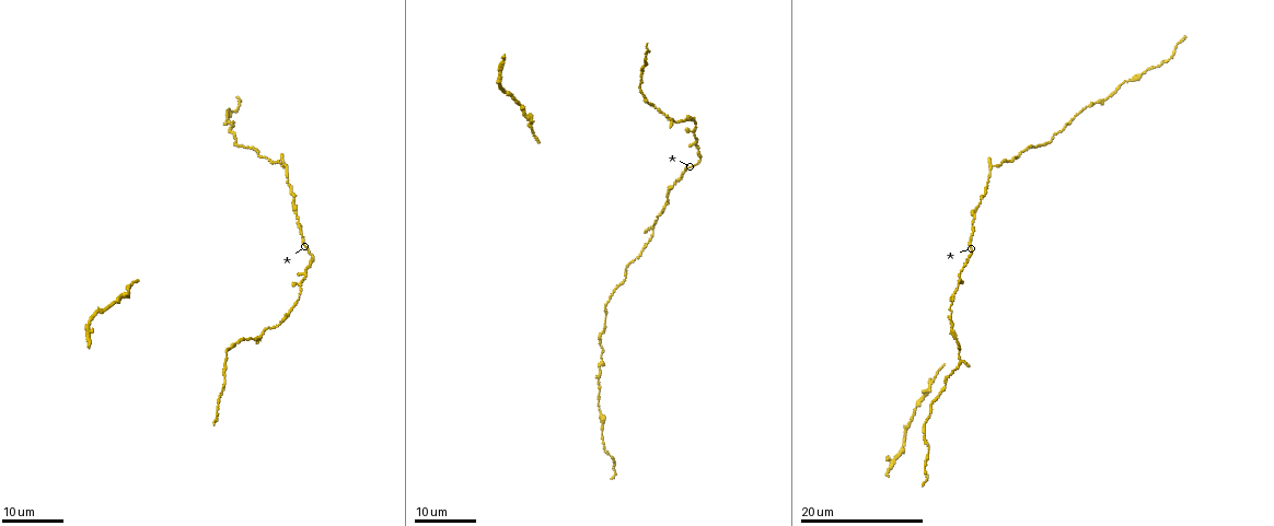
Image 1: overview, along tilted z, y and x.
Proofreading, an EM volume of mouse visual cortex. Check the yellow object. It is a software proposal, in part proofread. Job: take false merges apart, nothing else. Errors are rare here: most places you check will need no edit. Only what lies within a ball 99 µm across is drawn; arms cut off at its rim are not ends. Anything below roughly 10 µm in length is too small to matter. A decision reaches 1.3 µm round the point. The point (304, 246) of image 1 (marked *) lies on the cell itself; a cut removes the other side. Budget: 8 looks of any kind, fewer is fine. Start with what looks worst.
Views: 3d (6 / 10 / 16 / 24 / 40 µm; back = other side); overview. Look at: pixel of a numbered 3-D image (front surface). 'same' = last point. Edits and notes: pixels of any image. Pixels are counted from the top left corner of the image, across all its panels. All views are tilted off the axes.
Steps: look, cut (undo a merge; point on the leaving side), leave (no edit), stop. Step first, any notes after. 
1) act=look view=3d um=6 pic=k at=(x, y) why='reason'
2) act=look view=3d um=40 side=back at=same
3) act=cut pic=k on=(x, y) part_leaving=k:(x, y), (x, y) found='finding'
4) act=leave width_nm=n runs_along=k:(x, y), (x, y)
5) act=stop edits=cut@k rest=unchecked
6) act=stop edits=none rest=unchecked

act=look view=3d um=24 pic=1 at=(696, 130) why='side arm on a straight run'

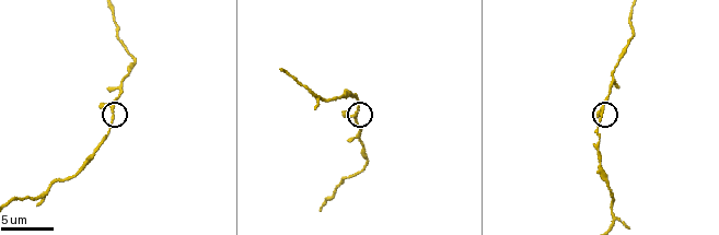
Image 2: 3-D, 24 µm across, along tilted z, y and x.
act=look view=3d um=10 pic=2 at=(358, 111)

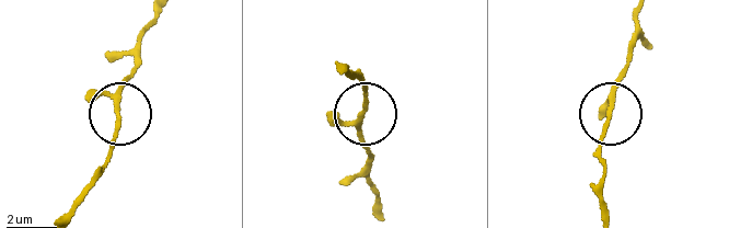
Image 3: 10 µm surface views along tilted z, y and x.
act=leave runs_along=3:(638, 9), (637, 33), (598, 148), (602, 178) found='continuous, no second cell'

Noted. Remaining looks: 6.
act=look view=3d um=16 pic=1 at=(653, 231) why='narrows sharply'

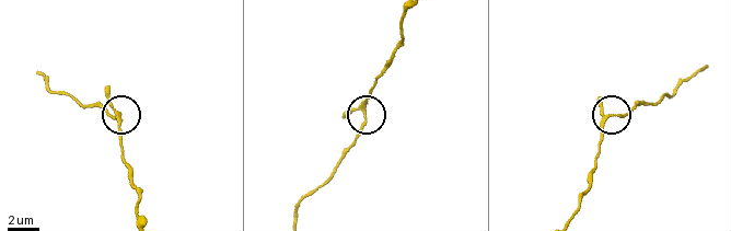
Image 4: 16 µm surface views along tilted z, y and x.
act=look view=3d um=6 pic=4 at=(366, 118)

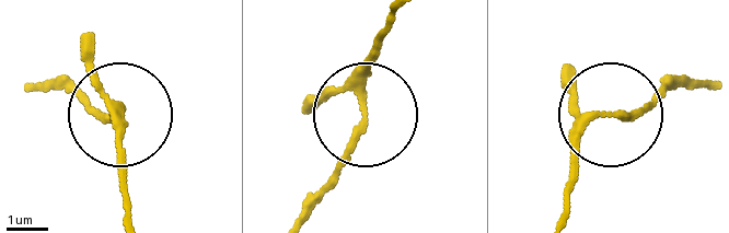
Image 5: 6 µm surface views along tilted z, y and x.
act=leave runs_along=5:(131, 216), (124, 115), (107, 117), (58, 84) found='all the same cell'

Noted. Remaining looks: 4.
act=look view=3d um=16 pic=2 at=(365, 165) why='thick turns thin'

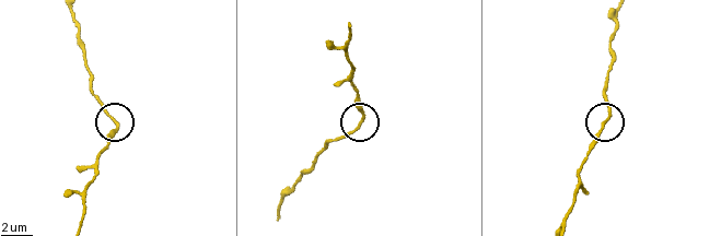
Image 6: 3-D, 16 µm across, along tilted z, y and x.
act=leave width_nm=160 found='all the same cell'

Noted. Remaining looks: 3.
act=look view=3d um=16 pic=1 at=(228, 348)

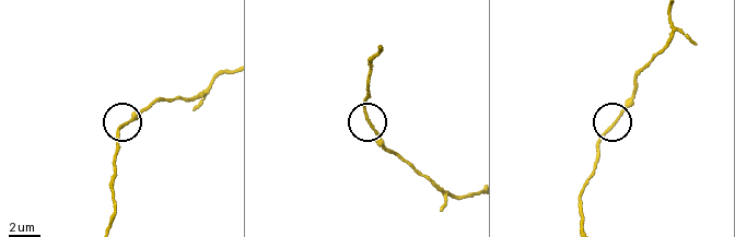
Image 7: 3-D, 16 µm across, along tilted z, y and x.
act=look view=3d um=10 pic=7 at=(119, 126) why='zoom in'

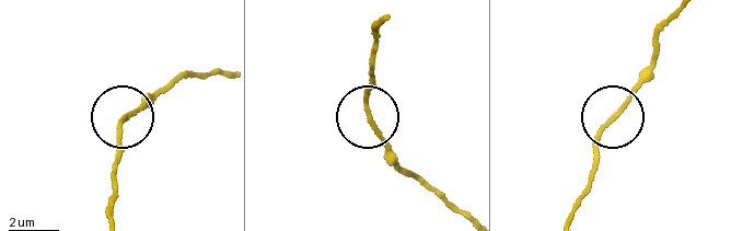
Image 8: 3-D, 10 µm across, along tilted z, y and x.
act=leave runs_along=8:(676, 12), (650, 71), (601, 137), (587, 182) found='all the same cell'

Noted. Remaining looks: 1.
act=stop edits=none rest=unchecked

